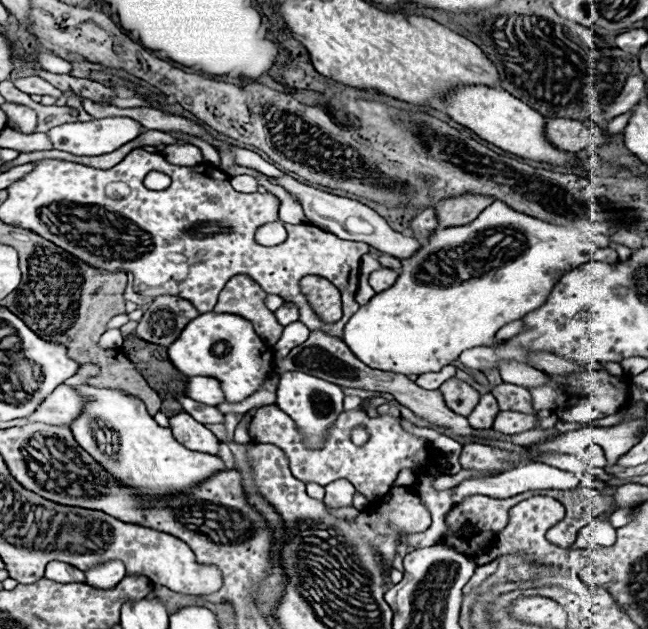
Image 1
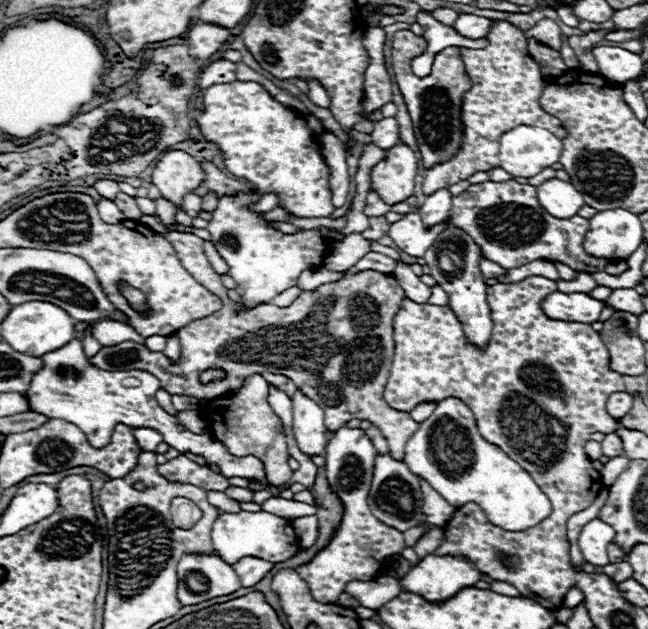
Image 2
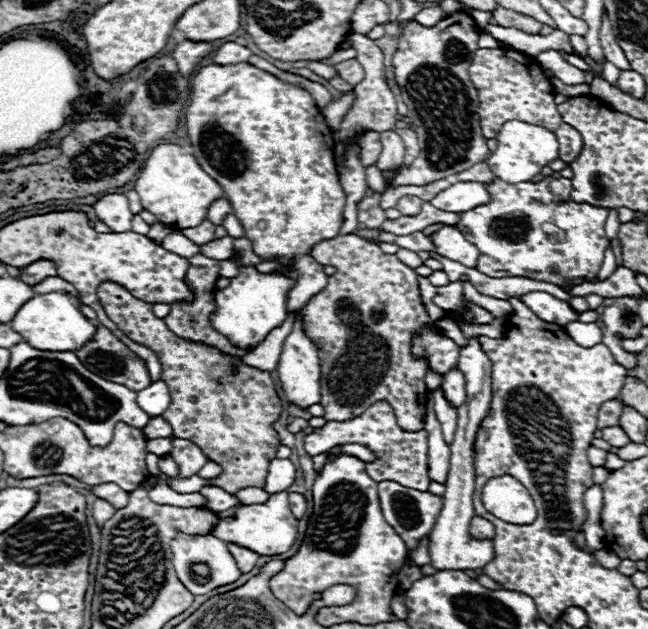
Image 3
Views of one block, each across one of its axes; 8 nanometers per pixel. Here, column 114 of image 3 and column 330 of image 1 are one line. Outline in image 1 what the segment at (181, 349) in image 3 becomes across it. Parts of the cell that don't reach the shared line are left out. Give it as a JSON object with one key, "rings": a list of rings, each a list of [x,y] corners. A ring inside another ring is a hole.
{"rings":[[[304,276],[300,280],[300,288],[302,288],[302,294],[308,296],[310,306],[314,308],[316,316],[322,322],[334,324],[342,318],[340,292],[328,280],[324,280],[320,276]]]}

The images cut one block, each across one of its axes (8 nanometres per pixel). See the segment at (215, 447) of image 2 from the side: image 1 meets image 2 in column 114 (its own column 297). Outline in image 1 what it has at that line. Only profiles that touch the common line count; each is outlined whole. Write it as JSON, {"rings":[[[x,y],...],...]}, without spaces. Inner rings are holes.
{"rings":[[[284,372],[284,374],[280,374],[278,390],[276,390],[276,406],[282,412],[286,412],[298,424],[298,428],[304,432],[306,444],[310,448],[320,448],[322,446],[326,430],[336,422],[336,418],[342,412],[342,400],[344,400],[342,388],[332,384],[332,382],[308,376],[304,372]]]}

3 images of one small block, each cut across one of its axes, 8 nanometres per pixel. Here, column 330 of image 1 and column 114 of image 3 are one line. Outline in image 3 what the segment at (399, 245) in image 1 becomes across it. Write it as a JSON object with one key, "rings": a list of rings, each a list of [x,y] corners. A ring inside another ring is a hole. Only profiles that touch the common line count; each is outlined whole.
{"rings":[[[108,194],[94,204],[94,212],[112,232],[131,231],[133,214],[124,194]]]}

